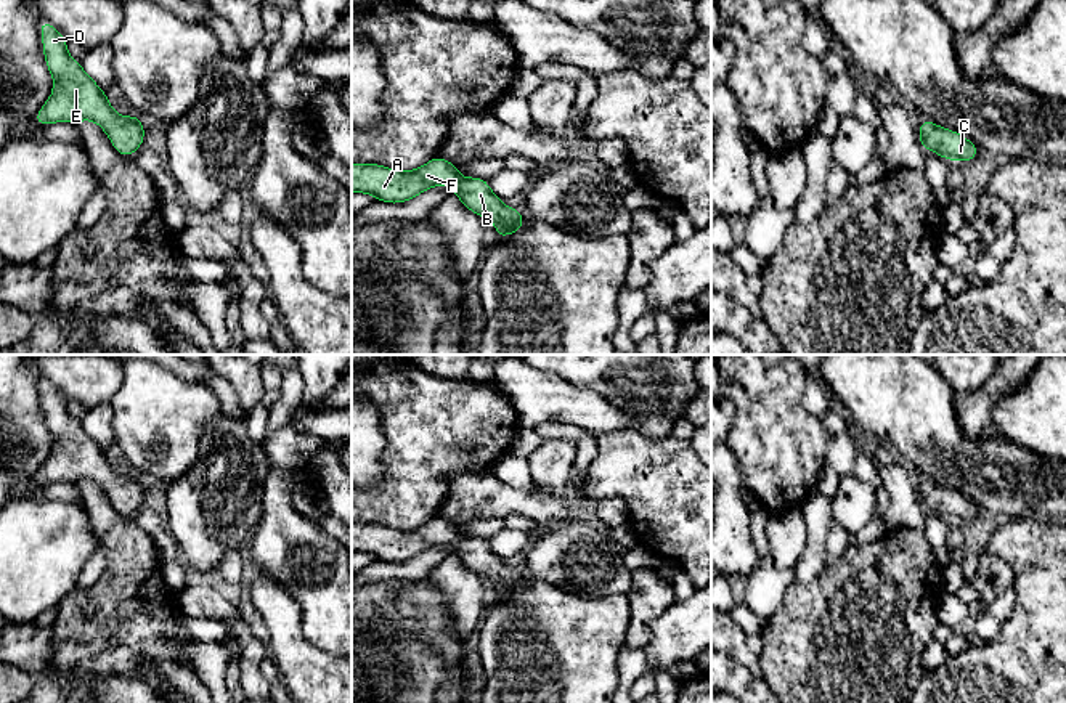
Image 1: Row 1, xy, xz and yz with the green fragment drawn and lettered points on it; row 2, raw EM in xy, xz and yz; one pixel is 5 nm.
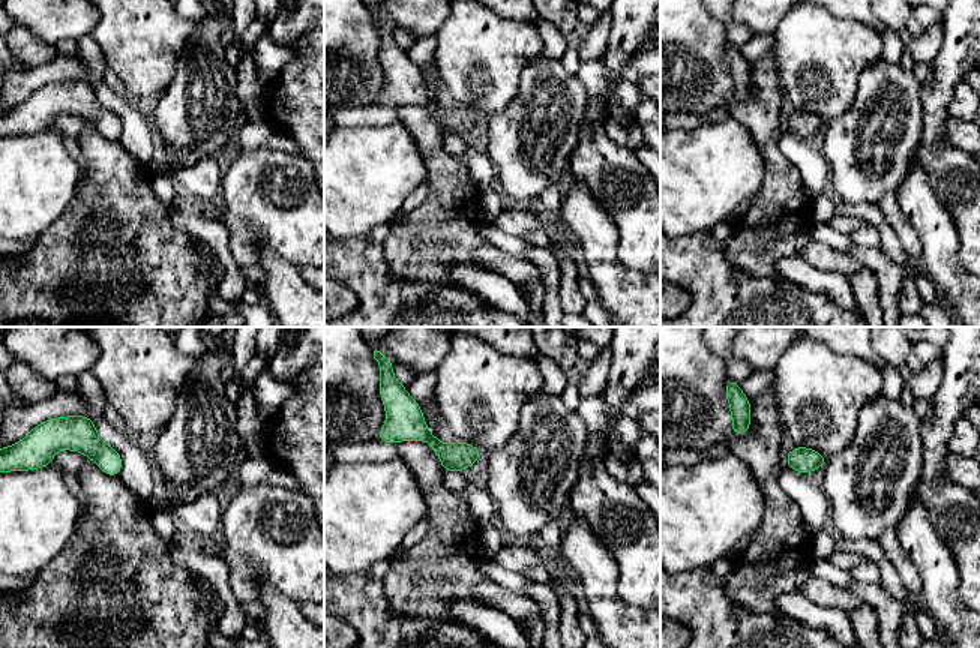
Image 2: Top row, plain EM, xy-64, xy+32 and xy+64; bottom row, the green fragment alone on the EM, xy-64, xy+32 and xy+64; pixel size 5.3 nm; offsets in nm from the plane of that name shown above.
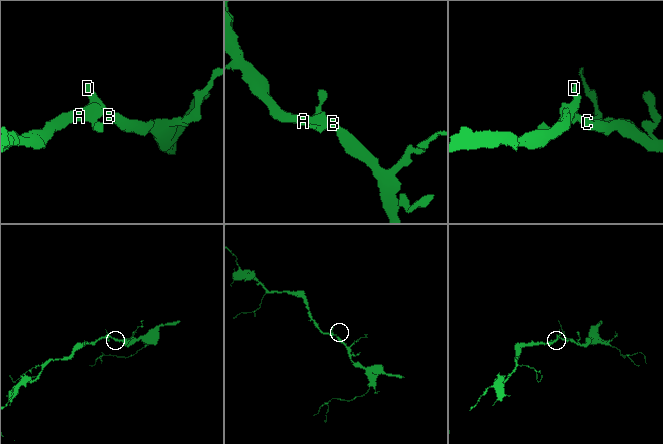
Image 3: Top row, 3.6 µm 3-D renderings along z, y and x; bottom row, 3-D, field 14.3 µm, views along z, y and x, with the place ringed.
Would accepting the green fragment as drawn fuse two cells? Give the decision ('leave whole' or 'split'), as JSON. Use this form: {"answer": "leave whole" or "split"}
{"answer": "leave whole"}

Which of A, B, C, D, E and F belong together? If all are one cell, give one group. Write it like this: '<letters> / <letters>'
A B C D E F

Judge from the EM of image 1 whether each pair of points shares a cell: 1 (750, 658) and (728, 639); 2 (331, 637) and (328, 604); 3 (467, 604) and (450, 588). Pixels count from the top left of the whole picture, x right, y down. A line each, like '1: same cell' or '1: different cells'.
1: same cell
2: same cell
3: same cell

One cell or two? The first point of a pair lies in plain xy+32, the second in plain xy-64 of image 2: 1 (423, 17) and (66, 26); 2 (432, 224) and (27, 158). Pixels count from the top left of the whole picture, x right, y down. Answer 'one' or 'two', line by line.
1: one
2: two

